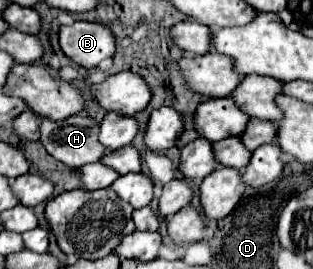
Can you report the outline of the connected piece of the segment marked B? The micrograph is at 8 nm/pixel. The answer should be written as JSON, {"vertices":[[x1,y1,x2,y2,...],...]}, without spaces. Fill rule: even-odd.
{"vertices":[[75,21,73,25,61,25,59,45,69,59,73,59,77,65,87,67,87,69,97,67,103,59,109,59,115,53,115,37,109,33,109,29,99,23,87,23,87,21]]}

